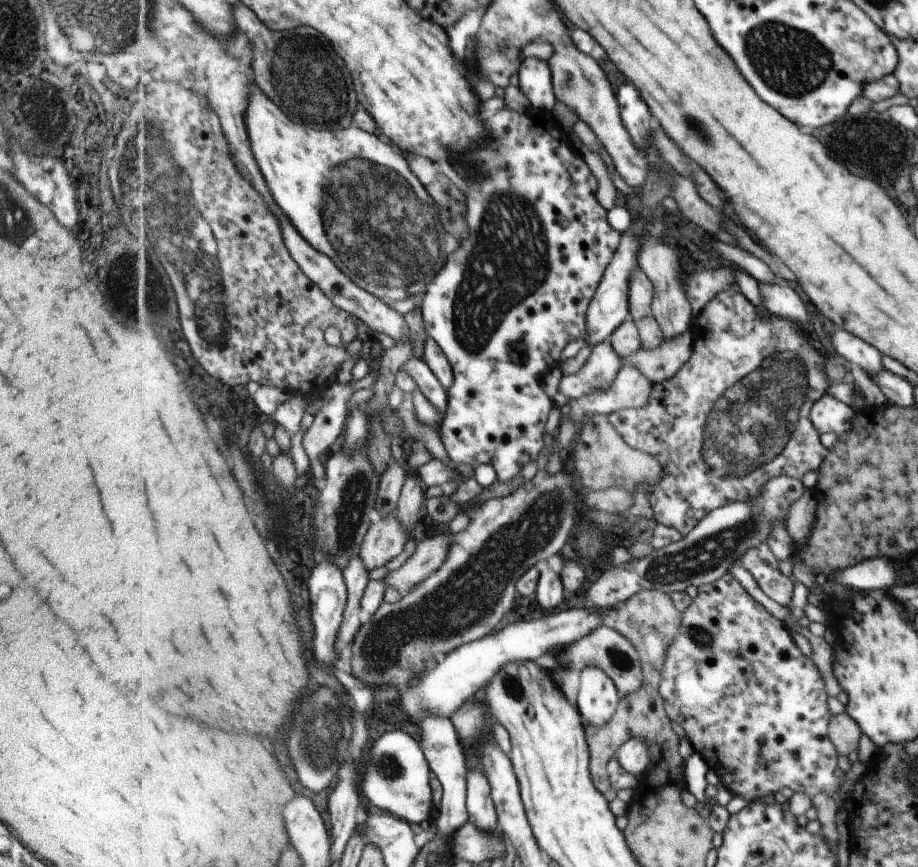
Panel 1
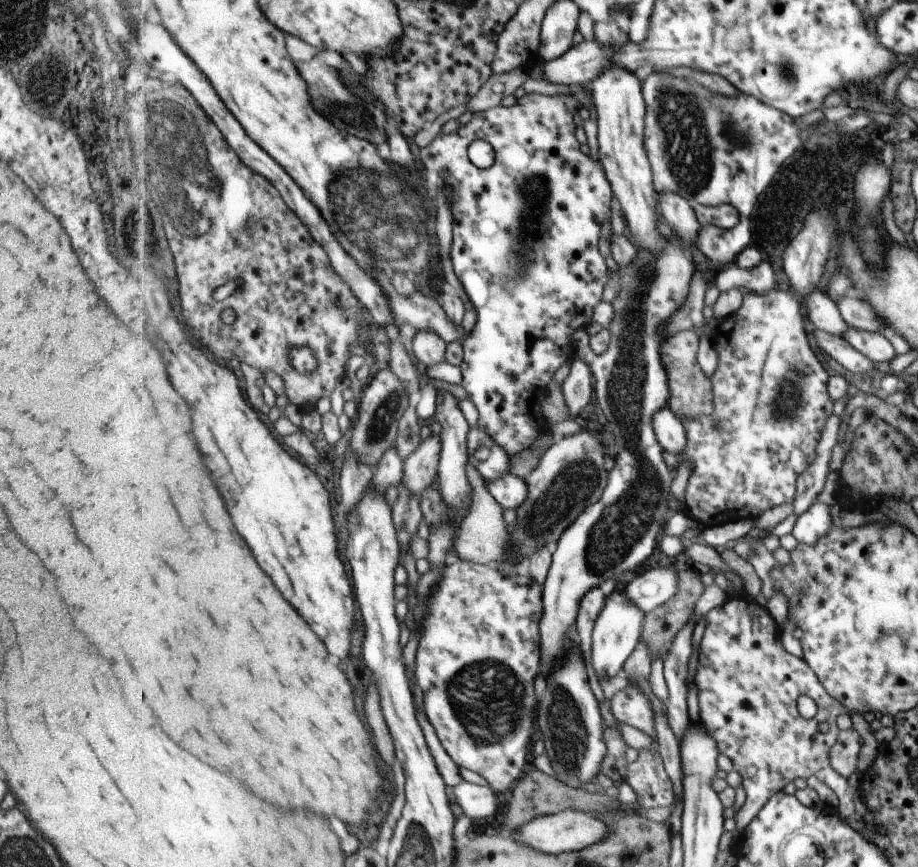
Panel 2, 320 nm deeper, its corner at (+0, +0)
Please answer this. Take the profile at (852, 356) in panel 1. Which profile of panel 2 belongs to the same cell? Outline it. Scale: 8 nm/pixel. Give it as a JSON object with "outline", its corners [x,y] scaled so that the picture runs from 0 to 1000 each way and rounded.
{"outline":[[[890,330],[876,341],[876,352],[877,362],[888,379],[916,389],[916,384],[925,378],[916,367],[912,352]]]}

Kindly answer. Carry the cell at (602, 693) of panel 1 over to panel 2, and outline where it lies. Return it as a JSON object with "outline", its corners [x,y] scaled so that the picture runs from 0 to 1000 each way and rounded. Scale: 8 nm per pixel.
{"outline":[[[680,678],[661,686],[654,712],[650,714],[646,732],[646,764],[650,780],[668,782],[678,779],[680,766],[699,738],[704,706],[691,696],[682,683]]]}

